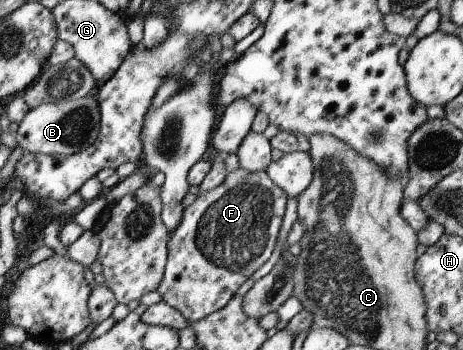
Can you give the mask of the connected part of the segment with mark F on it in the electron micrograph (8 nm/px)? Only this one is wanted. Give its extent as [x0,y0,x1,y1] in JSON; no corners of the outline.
[156,168,286,323]

